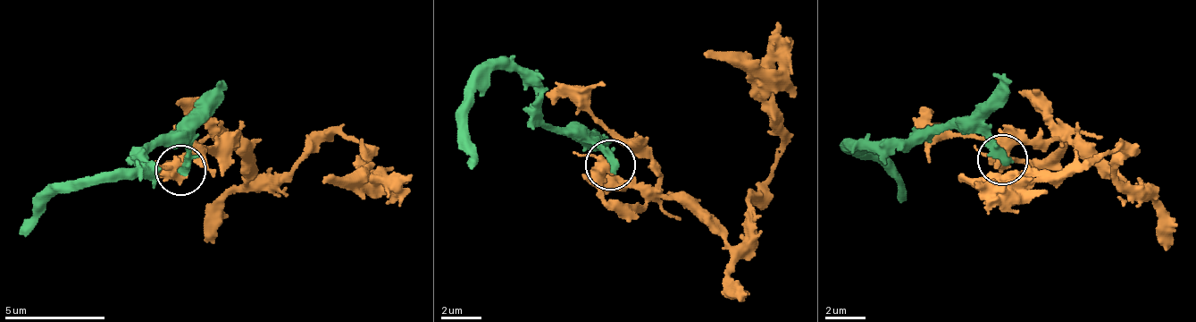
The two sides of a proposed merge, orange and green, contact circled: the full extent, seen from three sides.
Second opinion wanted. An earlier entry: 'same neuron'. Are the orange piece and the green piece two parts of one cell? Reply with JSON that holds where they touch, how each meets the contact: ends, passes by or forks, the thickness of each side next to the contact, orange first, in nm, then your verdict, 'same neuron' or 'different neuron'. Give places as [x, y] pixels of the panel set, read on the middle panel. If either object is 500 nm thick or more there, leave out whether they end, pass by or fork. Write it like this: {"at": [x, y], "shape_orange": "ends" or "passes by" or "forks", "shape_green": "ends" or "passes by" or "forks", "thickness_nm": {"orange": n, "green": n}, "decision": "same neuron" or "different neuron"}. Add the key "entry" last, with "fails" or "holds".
{"at": [610, 165], "thickness_nm": {"orange": 500, "green": 440}, "decision": "different neuron", "entry": "fails"}

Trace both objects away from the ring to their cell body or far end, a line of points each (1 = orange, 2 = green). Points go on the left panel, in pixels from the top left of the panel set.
1: (179, 169), (159, 172), (209, 139), (231, 138), (254, 182), (279, 178), (339, 133), (370, 153), (322, 182)
2: (178, 169), (180, 141), (154, 143), (152, 163), (138, 171), (113, 173), (52, 195), (24, 238)

